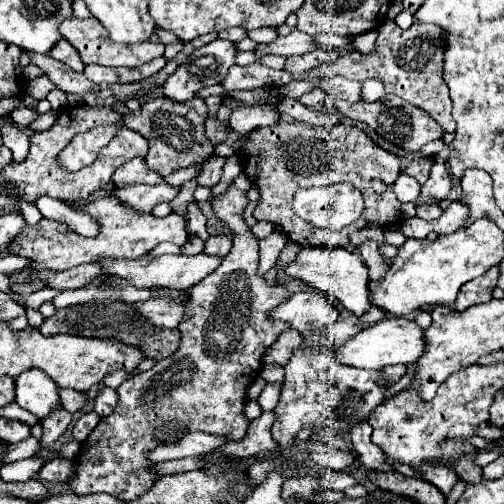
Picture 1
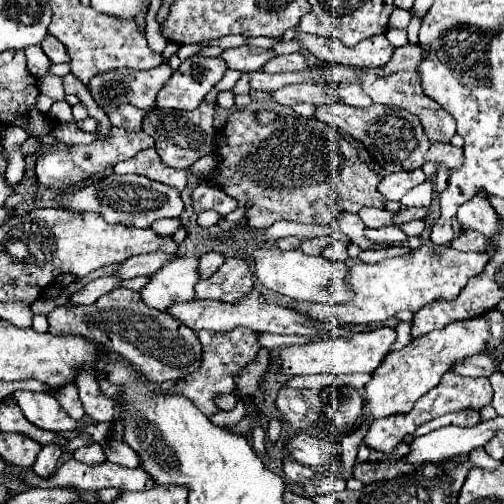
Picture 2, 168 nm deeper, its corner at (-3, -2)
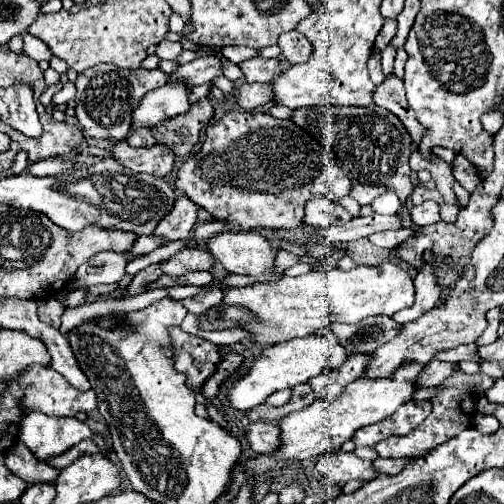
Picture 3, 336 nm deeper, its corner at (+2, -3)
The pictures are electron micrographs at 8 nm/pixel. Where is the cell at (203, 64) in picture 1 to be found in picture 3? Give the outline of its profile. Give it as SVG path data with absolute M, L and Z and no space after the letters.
M169 80L165 86L147 92L139 108L133 112L133 128L139 128L139 126L153 128L155 124L167 118L187 112L191 108L189 92L191 88L183 80L177 80L177 82Z

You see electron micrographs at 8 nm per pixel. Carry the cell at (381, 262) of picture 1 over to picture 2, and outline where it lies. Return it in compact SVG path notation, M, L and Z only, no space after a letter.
M340 213L338 215L338 229L346 237L350 237L360 249L372 249L374 247L374 243L370 243L364 237L364 223L356 213Z

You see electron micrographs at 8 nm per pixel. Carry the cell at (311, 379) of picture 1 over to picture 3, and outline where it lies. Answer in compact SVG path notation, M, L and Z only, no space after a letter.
M279 390L279 392L273 392L273 394L265 400L265 404L283 406L283 404L287 404L289 400L291 400L291 390Z

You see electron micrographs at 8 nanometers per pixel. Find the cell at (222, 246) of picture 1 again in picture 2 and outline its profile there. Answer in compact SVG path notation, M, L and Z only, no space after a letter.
M204 253L198 259L198 275L200 279L208 279L216 273L216 269L220 269L220 265L224 263L224 257L220 253Z

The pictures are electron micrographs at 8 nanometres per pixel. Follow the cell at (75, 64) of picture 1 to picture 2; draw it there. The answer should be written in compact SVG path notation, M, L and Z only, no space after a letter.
M48 35L48 39L44 39L40 43L40 47L42 47L42 51L48 55L48 59L52 63L68 63L68 53L66 53L64 45L56 37Z

